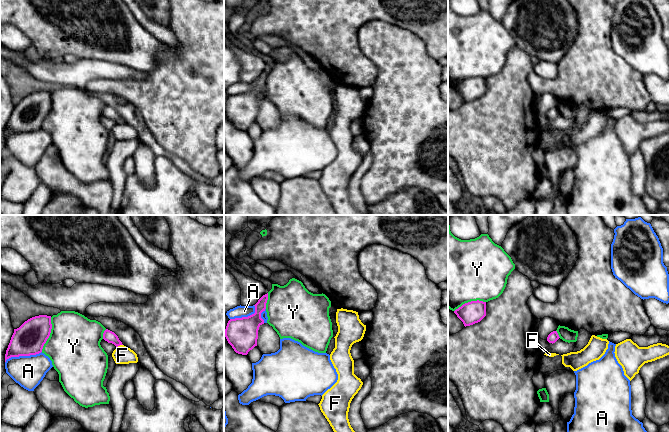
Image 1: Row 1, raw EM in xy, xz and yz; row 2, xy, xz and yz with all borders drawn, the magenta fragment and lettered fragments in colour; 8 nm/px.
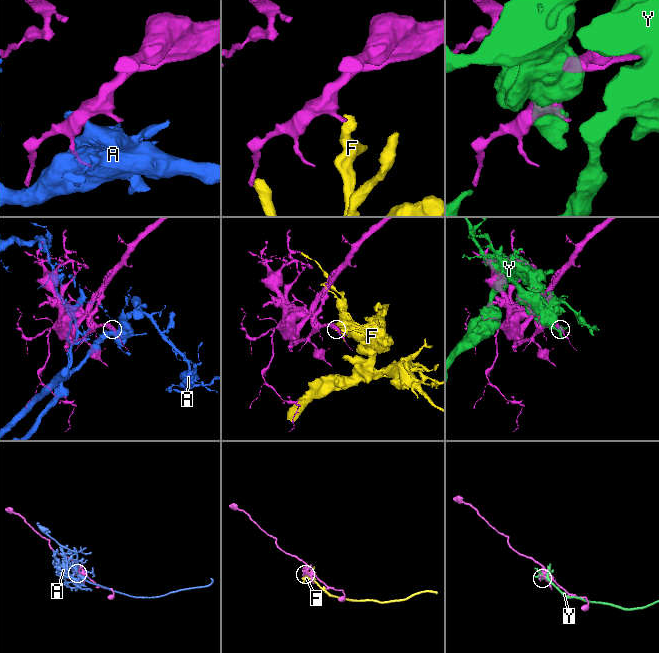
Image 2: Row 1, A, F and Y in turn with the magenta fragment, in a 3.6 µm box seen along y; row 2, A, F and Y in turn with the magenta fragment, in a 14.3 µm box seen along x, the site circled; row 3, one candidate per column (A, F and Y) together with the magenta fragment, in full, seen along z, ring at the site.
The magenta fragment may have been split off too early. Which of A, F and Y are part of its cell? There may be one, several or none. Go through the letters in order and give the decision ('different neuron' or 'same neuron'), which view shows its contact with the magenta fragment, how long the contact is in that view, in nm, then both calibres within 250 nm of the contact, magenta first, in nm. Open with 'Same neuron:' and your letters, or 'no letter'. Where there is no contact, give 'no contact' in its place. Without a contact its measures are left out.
Same neuron: no letter
A: different neuron; meets magenta in xy; contact 300 nm long; 260 nm thick on the magenta side, 260 nm on the other
F: different neuron; meets magenta in xy; contact 60 nm long; 90 nm thick on the magenta side, 140 nm on the other
Y: different neuron; meets magenta in xy; contact 300 nm long; 260 nm thick on the magenta side, 420 nm on the other

